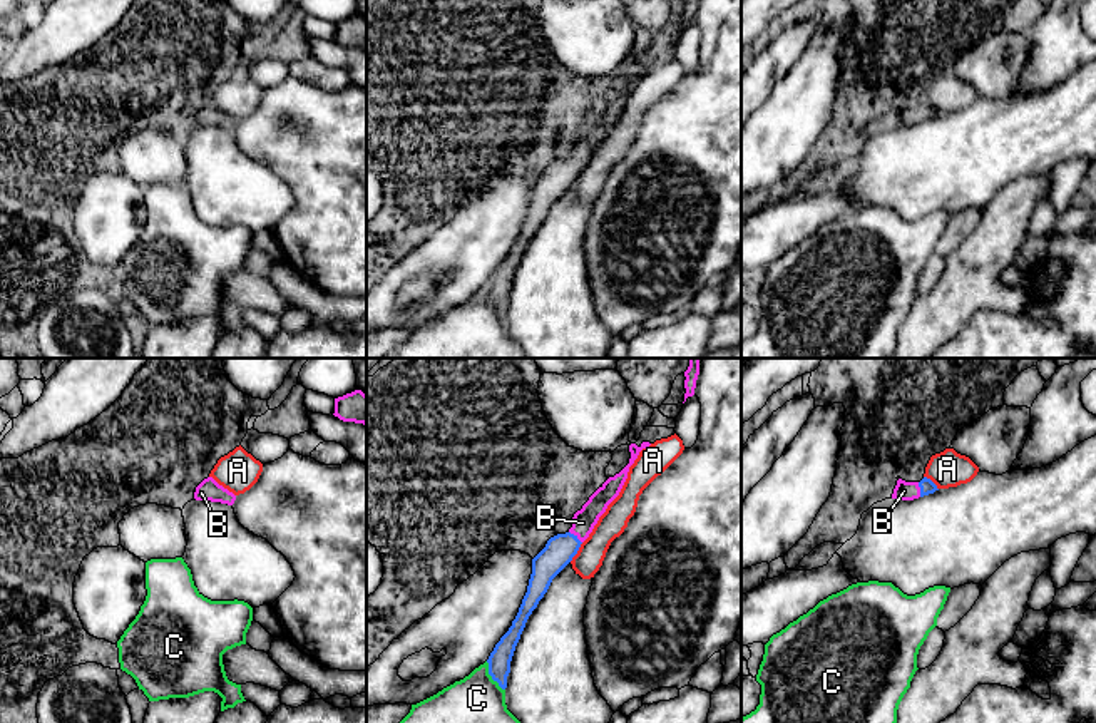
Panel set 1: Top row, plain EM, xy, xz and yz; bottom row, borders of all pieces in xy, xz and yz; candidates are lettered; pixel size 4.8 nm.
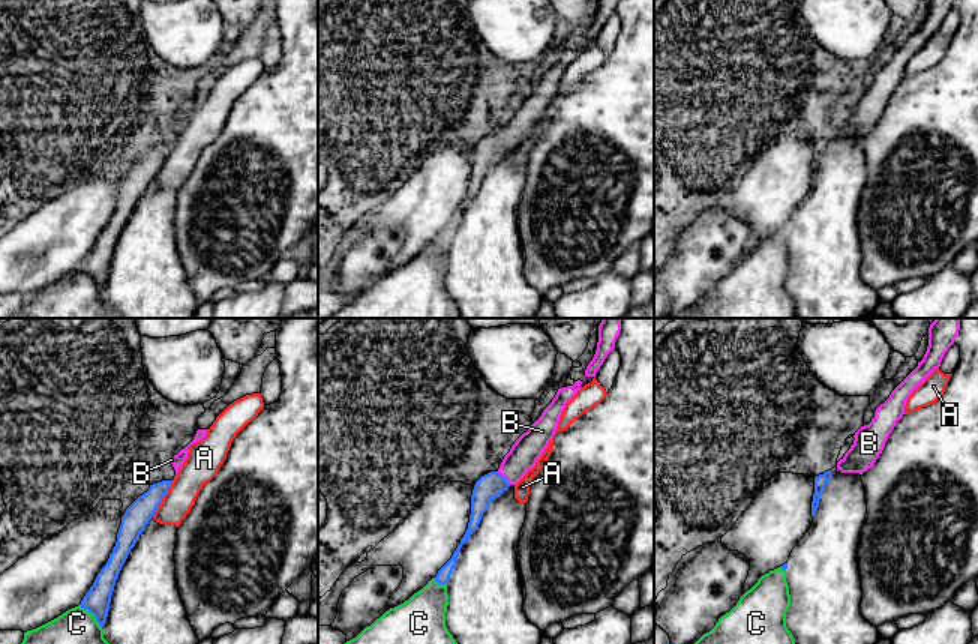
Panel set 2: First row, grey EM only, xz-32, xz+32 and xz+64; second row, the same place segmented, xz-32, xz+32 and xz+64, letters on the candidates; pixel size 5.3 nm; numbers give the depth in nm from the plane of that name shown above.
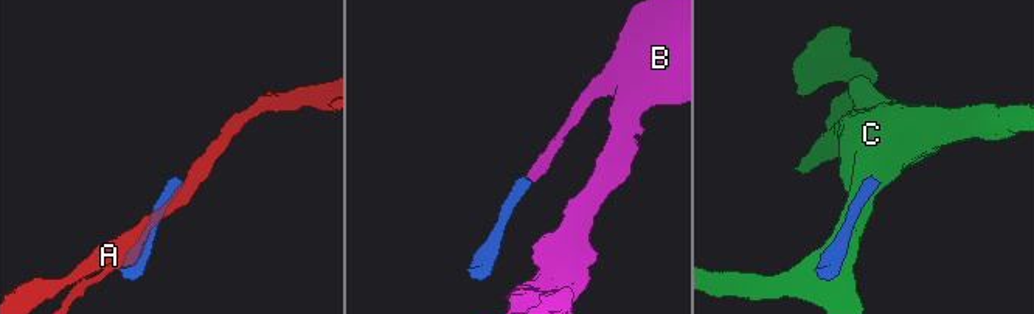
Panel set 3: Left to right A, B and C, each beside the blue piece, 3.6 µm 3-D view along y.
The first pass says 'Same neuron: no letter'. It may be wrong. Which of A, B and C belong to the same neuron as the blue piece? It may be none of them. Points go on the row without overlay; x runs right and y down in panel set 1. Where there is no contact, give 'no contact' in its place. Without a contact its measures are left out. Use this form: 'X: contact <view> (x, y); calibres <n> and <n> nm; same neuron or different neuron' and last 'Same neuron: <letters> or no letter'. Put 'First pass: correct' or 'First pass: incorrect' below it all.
A: contact xz (576, 178); calibres 140 and 140 nm; different neuron
B: contact xz (576, 163); calibres 140 and 110 nm; same neuron
C: contact xz (491, 300); calibres 110 and 380 nm; different neuron
Same neuron: B
First pass: incorrect

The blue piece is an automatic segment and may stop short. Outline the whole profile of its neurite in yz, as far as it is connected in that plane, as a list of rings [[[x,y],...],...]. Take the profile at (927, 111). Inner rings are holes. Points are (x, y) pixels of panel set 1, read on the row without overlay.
[[[924,102],[920,107],[905,107],[899,104],[892,124],[914,126],[934,119],[935,115],[939,115],[937,110],[927,102]]]

